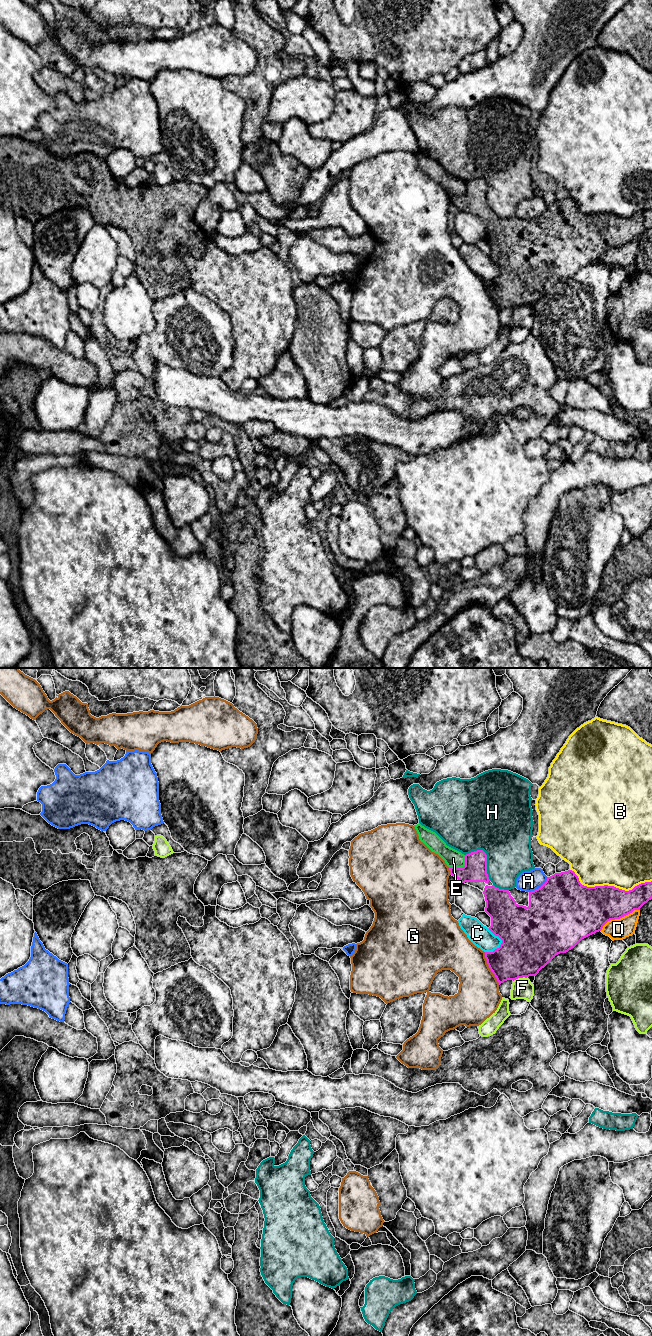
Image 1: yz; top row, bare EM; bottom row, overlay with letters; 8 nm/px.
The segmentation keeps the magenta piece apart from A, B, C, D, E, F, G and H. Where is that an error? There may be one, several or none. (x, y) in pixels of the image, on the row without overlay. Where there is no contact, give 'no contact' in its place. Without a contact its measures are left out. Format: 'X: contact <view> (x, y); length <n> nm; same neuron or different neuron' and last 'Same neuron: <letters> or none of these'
A: contact yz (540, 215); length 200 nm; different neuron
B: contact yz (609, 214); length 650 nm; different neuron
C: contact yz (501, 267); length 200 nm; different neuron
D: contact yz (619, 246); length 360 nm; different neuron
E: contact yz (462, 195); length 170 nm; different neuron
F: contact yz (519, 305); length 120 nm; different neuron
G: contact yz (489, 295); length 300 nm; different neuron
H: contact yz (486, 185); length 300 nm; different neuron
Same neuron: none of these

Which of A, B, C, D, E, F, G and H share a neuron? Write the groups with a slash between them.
A / B / C / D / E / F / G / H

